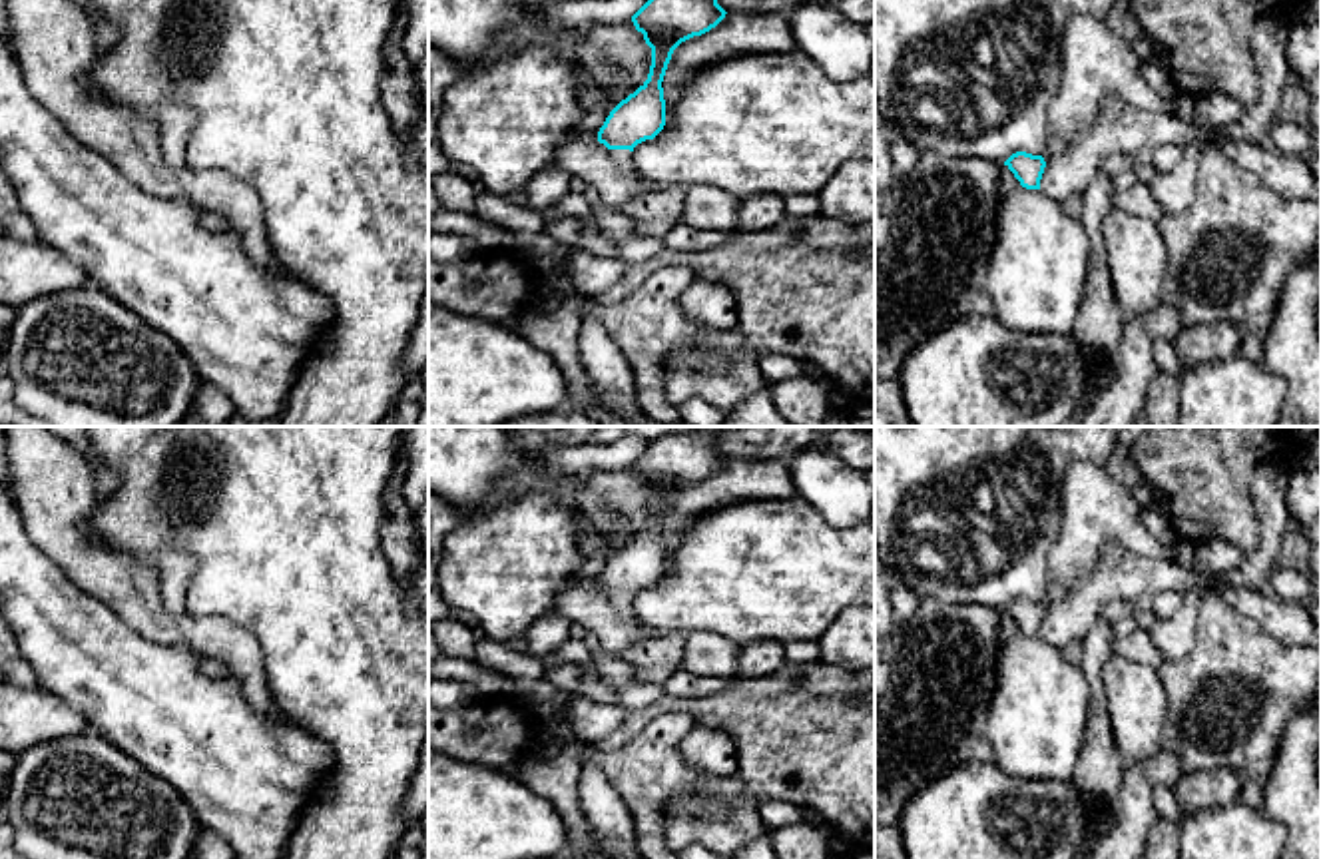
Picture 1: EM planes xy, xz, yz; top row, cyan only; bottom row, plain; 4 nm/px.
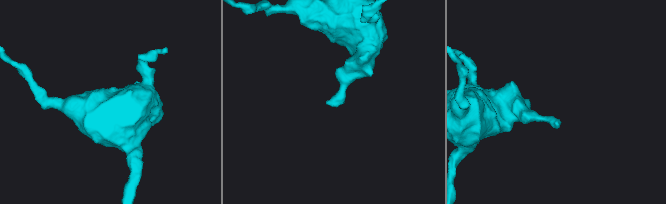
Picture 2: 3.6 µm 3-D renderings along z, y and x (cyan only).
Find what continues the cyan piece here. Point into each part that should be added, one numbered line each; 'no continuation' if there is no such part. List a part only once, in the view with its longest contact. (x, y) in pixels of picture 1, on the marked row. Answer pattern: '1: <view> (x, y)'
1: xz (622, 158)

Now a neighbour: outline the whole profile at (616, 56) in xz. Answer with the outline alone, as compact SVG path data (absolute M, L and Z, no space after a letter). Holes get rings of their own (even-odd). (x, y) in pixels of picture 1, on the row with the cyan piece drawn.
M632 18L586 26L580 60L592 80L616 100L626 100L648 80L652 48Z

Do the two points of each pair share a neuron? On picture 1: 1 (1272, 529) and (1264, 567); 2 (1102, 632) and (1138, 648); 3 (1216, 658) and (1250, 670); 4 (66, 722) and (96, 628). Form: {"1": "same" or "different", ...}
{"1": "same", "2": "different", "3": "same", "4": "different"}

